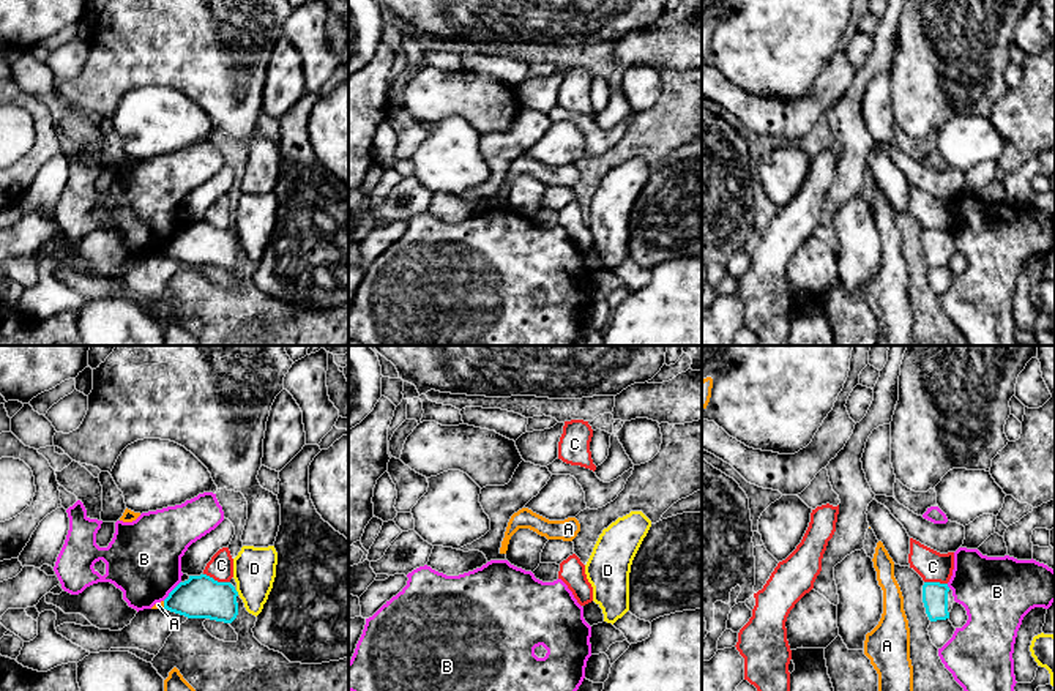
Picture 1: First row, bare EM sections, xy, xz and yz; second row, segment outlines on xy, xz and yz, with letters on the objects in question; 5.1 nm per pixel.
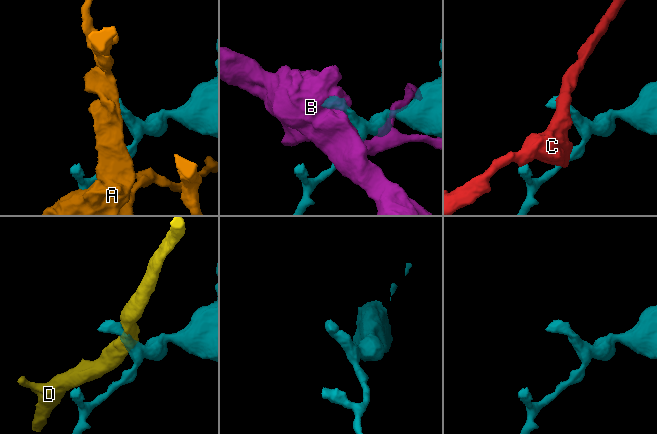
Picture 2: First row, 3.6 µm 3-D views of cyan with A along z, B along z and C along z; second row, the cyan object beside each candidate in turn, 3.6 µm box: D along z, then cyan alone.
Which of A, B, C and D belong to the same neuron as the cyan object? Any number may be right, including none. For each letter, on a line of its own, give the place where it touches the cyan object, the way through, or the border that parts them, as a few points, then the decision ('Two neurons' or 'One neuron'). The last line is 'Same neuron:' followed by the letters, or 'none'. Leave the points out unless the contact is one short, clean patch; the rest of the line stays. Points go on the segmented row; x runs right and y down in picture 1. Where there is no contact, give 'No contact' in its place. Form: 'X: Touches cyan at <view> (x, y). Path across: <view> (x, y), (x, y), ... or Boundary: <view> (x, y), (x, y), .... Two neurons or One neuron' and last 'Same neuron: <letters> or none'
A: Touches cyan at xy (164, 605). Two neurons
B: Touches cyan at xy (172, 590). Two neurons
C: Touches cyan at xy (216, 581). Boundary: xy (204, 573), (218, 581), (229, 582). Two neurons
D: Touches cyan at xy (237, 592). Two neurons
Same neuron: none

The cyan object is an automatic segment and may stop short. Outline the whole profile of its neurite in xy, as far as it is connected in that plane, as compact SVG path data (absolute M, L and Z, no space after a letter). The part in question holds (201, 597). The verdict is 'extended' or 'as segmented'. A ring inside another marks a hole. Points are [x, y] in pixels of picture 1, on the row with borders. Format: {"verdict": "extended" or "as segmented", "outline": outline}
{"verdict": "as segmented", "outline": "M207 574L189 576L164 599L164 609L188 618L210 618L232 623L238 615L238 592L230 582Z"}

